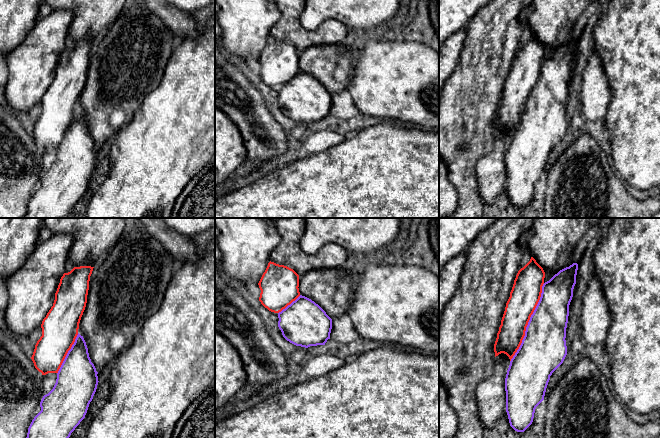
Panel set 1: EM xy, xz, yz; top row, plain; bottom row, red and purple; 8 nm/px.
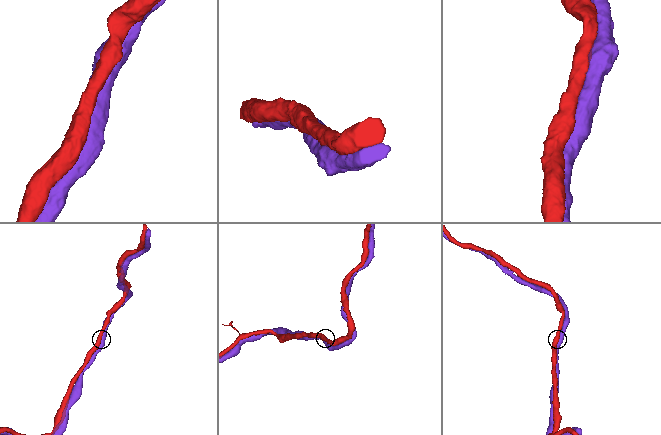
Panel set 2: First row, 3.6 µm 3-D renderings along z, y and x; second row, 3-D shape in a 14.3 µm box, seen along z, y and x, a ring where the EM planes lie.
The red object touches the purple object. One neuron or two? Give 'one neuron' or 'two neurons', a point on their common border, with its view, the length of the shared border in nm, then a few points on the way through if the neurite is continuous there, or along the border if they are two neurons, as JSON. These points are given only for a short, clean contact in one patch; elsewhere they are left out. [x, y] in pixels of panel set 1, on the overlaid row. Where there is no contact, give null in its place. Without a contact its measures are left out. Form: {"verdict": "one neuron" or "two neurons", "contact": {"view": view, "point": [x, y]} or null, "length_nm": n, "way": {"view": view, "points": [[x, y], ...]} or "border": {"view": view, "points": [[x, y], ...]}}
{"verdict": "one neuron", "contact": {"view": "yz", "point": [528, 321]}, "length_nm": 700}

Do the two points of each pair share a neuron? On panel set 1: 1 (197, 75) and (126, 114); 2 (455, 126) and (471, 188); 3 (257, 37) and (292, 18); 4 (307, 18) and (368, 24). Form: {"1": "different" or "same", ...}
{"1": "different", "2": "same", "3": "different", "4": "same"}

